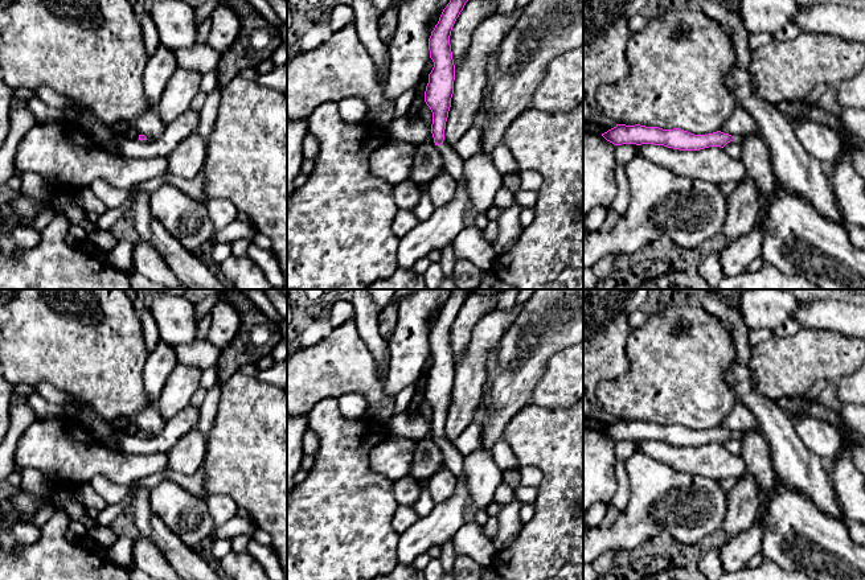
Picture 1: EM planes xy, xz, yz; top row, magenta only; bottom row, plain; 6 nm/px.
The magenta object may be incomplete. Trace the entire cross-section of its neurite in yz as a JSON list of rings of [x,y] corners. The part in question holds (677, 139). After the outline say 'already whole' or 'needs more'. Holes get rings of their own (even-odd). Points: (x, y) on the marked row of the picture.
[[[616,124],[614,128],[602,133],[602,136],[614,145],[653,144],[680,151],[700,151],[709,147],[723,148],[733,140],[741,143],[749,135],[731,136],[721,131],[708,135],[694,135],[680,128],[663,129],[659,127],[645,127],[640,124]]] | needs more

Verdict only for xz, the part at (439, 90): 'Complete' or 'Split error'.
Split error

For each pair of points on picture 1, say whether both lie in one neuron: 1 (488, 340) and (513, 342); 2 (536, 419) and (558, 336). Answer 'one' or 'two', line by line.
1: two
2: two

